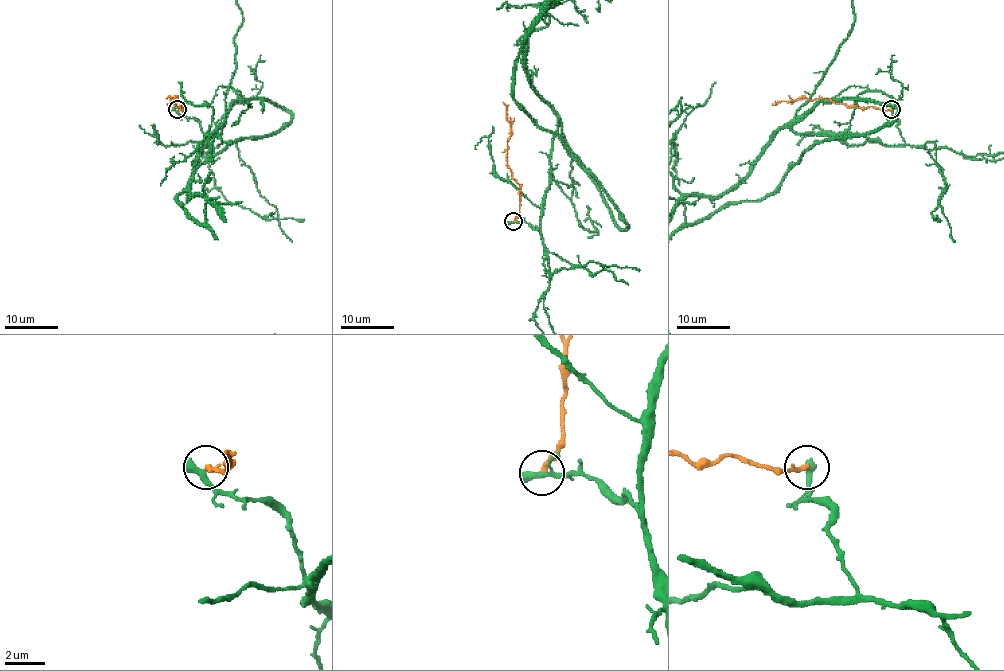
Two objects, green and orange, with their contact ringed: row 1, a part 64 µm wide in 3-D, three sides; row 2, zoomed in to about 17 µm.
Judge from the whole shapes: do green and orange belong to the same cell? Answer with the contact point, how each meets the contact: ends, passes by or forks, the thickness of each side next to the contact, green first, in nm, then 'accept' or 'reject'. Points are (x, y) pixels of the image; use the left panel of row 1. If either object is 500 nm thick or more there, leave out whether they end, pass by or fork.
(177, 109) | green ends | orange ends | 480/280 nm | reject

